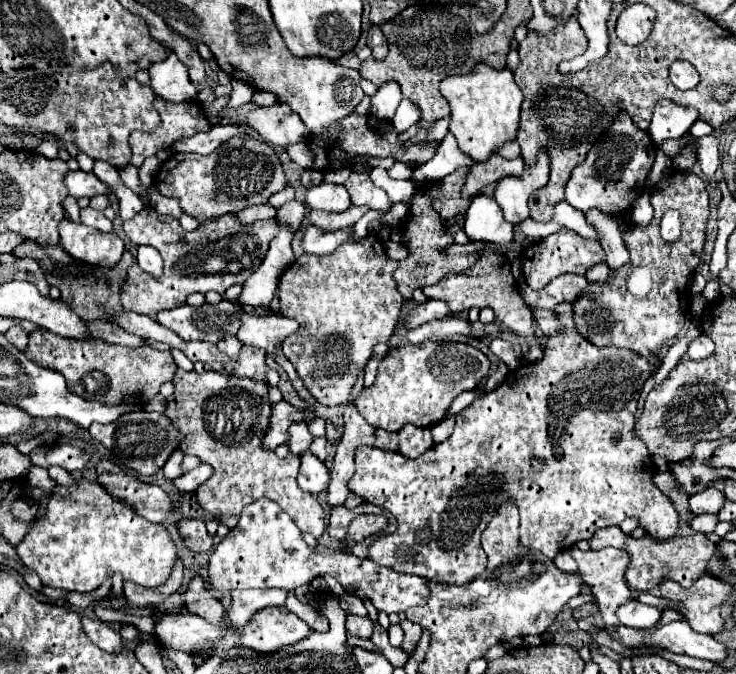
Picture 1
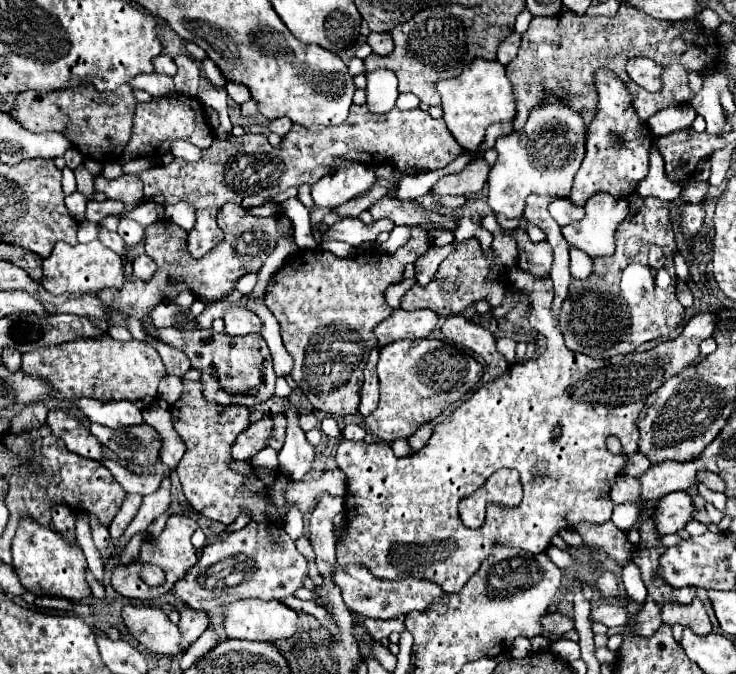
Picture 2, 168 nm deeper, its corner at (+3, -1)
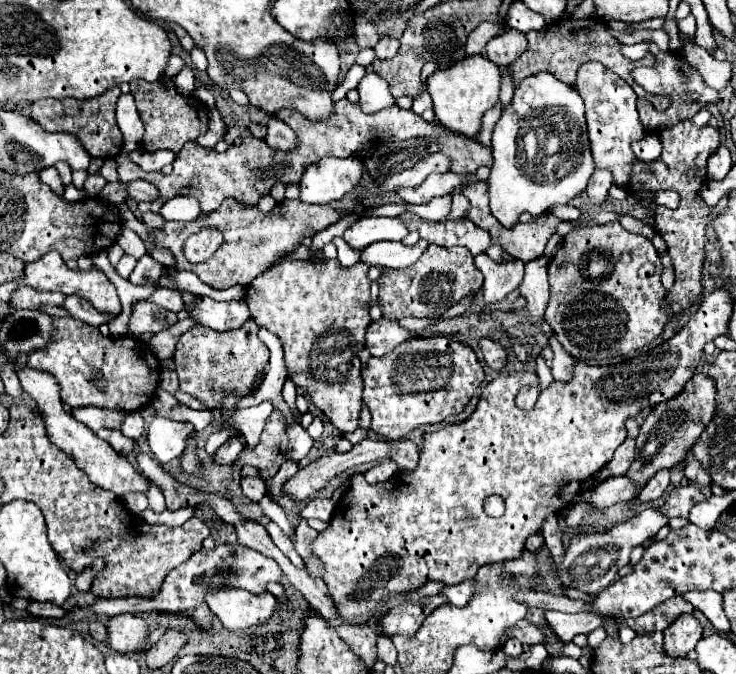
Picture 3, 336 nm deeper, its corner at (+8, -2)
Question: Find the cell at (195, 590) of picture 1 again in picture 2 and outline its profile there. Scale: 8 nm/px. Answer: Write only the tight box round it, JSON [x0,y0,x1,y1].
[179,606,209,650]

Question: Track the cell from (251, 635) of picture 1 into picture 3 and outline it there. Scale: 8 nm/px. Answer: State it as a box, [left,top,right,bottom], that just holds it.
[206,589,276,631]

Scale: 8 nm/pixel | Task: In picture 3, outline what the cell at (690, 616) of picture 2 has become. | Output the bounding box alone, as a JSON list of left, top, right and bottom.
[664,615,702,657]

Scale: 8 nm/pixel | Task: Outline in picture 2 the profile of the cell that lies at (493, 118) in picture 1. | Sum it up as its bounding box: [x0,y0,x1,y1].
[437,58,515,154]

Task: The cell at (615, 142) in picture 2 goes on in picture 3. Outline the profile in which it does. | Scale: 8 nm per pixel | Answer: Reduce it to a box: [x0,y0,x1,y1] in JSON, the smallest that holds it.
[574,63,646,187]

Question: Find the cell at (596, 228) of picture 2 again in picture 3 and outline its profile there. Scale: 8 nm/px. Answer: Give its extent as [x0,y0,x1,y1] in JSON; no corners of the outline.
[586,169,612,205]

